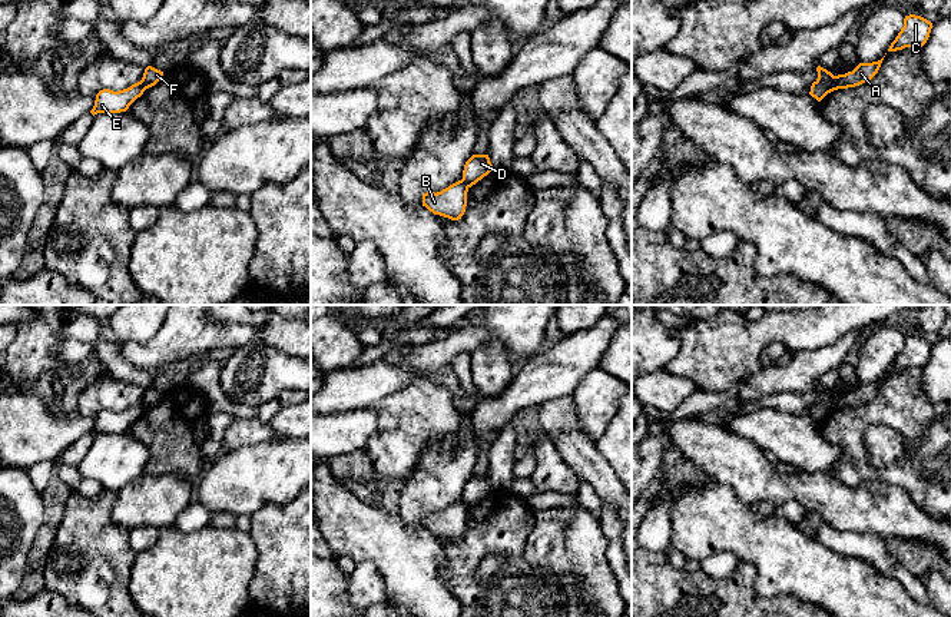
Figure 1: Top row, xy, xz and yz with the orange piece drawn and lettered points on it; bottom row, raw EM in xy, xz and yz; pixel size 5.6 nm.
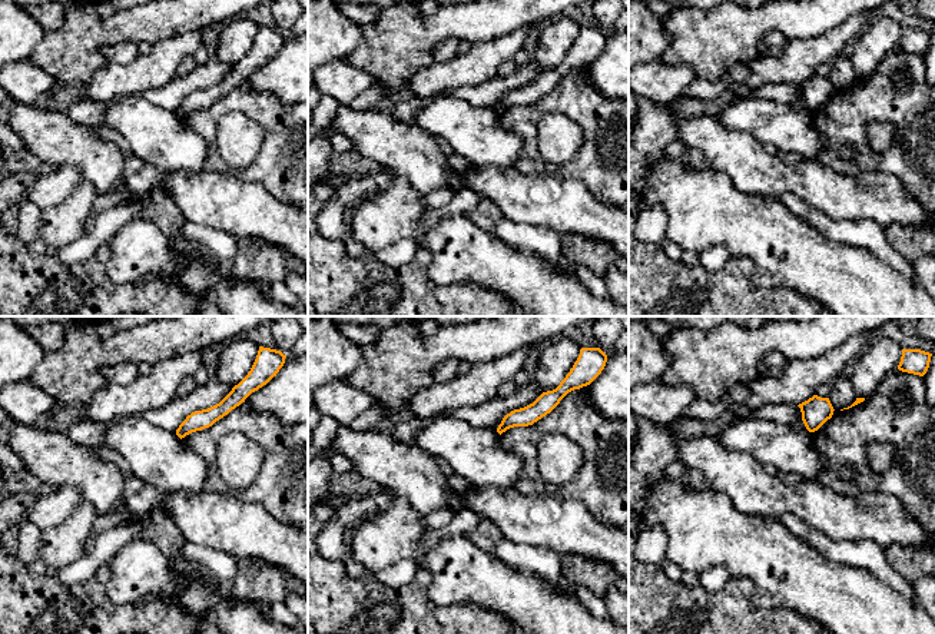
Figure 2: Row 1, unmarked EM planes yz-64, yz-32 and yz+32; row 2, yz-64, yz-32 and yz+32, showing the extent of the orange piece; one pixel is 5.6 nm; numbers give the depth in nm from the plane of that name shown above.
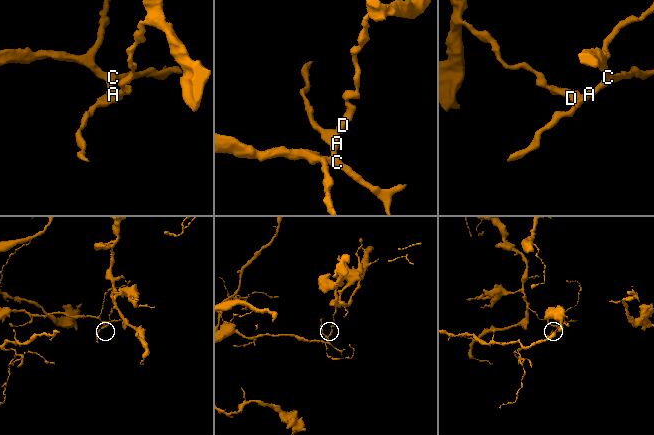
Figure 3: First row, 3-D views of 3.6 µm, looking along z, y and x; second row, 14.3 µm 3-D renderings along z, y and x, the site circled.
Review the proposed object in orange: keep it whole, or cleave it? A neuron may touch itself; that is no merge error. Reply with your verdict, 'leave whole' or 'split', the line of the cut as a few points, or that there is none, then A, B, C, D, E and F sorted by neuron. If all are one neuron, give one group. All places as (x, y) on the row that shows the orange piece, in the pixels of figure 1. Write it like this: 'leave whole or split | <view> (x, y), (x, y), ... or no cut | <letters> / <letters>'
split | yz (835, 76), (828, 92) | A B C E / D F

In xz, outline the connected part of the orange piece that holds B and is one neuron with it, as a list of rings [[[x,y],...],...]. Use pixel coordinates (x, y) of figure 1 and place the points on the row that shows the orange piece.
[[[458,180],[441,192],[427,192],[423,195],[423,206],[434,215],[458,220],[465,212],[468,188]]]

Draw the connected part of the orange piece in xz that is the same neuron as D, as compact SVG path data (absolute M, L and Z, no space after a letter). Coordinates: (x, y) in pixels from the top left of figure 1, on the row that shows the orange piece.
M473 155L464 165L463 182L471 188L493 170L488 155Z

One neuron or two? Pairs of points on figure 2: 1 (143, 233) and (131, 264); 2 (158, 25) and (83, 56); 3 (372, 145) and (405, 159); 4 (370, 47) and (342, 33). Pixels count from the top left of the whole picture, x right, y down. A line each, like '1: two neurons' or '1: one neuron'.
1: one neuron
2: one neuron
3: one neuron
4: two neurons

